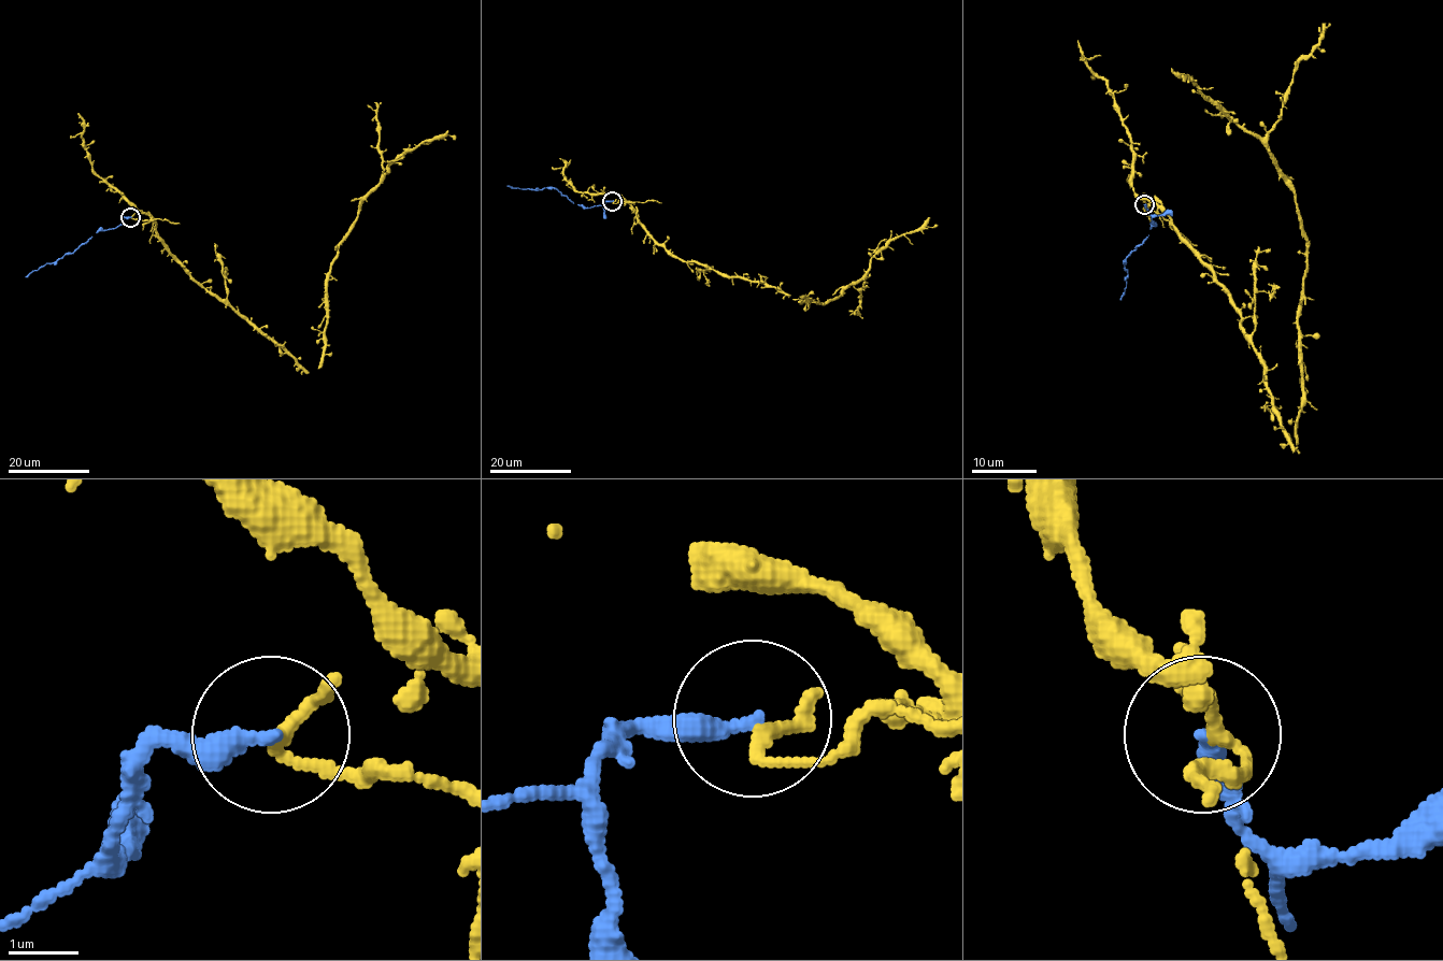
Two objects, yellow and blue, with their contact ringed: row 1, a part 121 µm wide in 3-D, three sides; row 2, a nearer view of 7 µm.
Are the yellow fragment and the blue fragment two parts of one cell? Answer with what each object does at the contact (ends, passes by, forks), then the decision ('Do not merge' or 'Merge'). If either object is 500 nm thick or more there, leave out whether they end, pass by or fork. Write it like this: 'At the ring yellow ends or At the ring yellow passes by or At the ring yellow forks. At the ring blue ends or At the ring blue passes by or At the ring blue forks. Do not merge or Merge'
At the ring yellow passes by. At the ring blue ends. Do not merge

